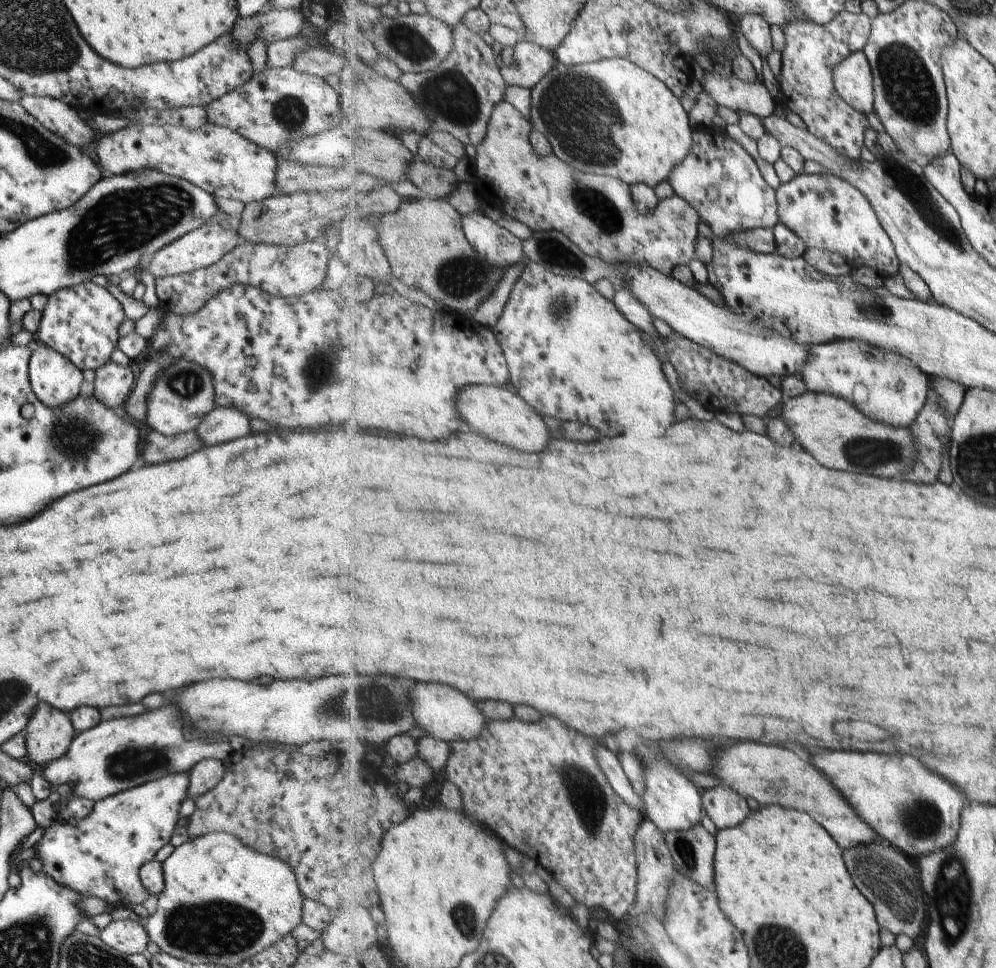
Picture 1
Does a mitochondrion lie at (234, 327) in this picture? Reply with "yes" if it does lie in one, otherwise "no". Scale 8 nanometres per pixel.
no

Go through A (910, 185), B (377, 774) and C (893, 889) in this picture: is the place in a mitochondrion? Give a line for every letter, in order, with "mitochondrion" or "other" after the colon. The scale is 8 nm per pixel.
A: mitochondrion
B: other
C: mitochondrion

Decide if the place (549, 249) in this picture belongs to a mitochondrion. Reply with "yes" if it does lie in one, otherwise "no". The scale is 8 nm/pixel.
yes

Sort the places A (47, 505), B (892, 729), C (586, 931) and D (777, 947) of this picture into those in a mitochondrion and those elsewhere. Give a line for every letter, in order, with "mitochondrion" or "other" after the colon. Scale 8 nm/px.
A: other
B: other
C: other
D: mitochondrion

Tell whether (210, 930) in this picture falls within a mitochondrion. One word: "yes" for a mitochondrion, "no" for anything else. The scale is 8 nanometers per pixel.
yes

